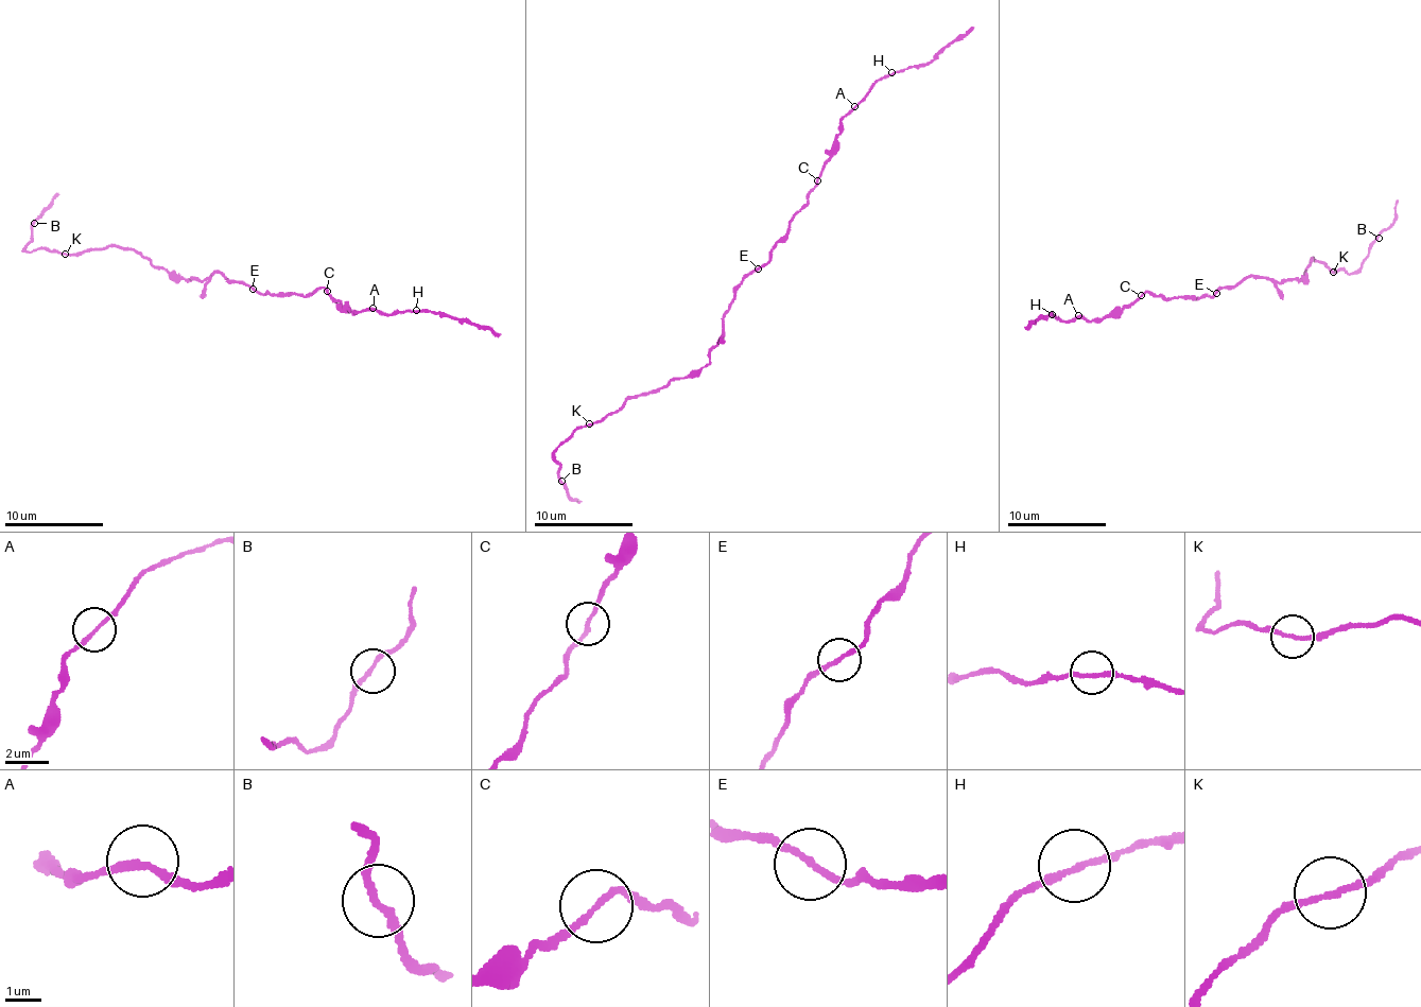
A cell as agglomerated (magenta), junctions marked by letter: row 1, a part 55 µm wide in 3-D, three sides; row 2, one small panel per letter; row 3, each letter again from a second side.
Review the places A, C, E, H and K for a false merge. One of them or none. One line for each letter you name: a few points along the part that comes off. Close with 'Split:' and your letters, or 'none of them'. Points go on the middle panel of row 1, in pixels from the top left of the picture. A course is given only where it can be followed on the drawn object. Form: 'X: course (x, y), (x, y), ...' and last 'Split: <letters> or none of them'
K: course (589, 423), (568, 436), (553, 455), (560, 467), (557, 475), (570, 497), (581, 501)
Split: K

